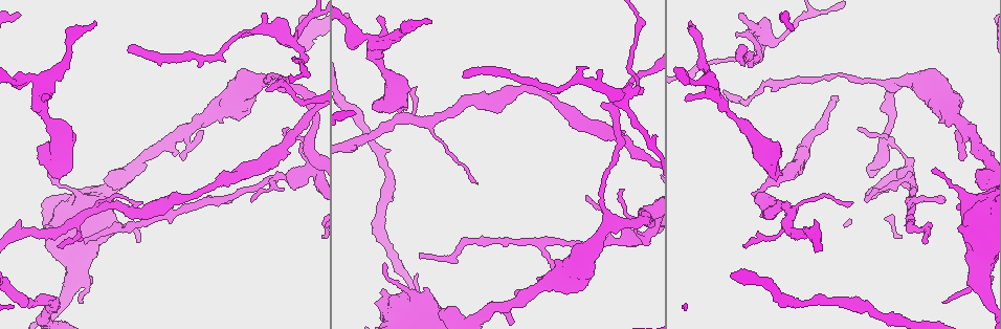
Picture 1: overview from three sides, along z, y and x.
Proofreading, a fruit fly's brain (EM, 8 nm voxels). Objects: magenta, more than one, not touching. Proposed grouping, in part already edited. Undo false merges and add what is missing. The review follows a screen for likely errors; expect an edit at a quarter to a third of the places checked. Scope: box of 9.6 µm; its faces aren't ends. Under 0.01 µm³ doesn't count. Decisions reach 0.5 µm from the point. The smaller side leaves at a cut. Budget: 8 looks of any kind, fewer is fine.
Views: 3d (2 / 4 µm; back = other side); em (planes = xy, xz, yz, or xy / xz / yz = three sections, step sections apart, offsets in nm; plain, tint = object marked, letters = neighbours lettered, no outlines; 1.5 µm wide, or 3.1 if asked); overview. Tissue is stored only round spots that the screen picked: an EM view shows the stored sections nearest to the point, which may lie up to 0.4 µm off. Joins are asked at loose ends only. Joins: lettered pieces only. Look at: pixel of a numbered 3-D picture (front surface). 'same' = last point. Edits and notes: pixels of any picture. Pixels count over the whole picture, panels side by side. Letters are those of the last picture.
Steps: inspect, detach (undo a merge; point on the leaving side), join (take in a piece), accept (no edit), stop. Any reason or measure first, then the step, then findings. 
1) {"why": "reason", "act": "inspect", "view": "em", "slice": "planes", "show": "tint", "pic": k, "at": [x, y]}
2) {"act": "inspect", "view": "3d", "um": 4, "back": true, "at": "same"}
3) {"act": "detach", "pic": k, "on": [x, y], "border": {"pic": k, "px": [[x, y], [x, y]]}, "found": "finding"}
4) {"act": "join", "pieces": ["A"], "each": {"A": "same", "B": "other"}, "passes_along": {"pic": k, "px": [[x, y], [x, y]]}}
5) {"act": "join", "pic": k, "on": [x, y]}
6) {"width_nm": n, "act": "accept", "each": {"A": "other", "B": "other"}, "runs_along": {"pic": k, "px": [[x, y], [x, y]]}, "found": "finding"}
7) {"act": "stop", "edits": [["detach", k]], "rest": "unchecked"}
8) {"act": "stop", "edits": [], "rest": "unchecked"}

{"why": "free end", "act": "inspect", "view": "3d", "um": 4, "back": true, "pic": 1, "at": [865, 199]}

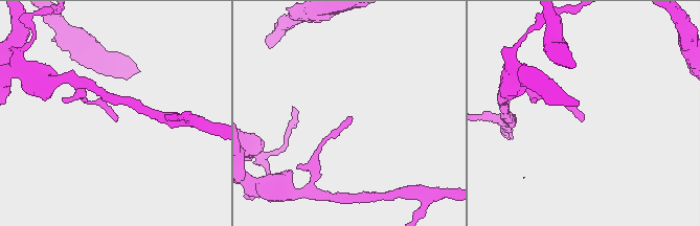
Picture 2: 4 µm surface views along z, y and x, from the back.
{"act": "inspect", "view": "em", "slice": "planes", "show": "letters", "pic": 2, "at": [349, 117]}

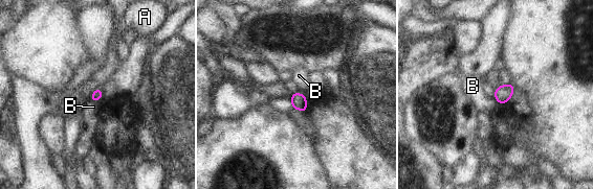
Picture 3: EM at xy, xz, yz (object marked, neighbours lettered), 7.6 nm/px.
{"act": "accept", "each": {"A": "other", "B": "other"}, "border": {"pic": 3, "px": [[102, 98], [91, 102]]}, "found": "no lettered piece goes on from it"}

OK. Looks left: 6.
{"why": "three arms meet", "act": "inspect", "view": "em", "slice": "yz", "step": 4, "show": "letters", "pic": 1, "at": [308, 136]}

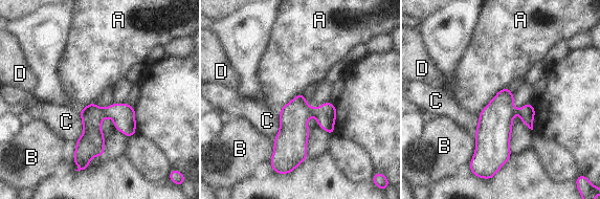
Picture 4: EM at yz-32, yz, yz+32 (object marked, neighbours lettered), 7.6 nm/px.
{"width_nm": 150, "act": "detach", "pic": 4, "on": [124, 115], "each": {"A": "other", "B": "other", "C": "other", "D": "other"}, "border": {"pic": 4, "px": [[103, 109], [106, 115]]}, "found": "two neurons meet here"}

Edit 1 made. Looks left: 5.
{"why": "redraw", "act": "inspect", "view": "overview"}

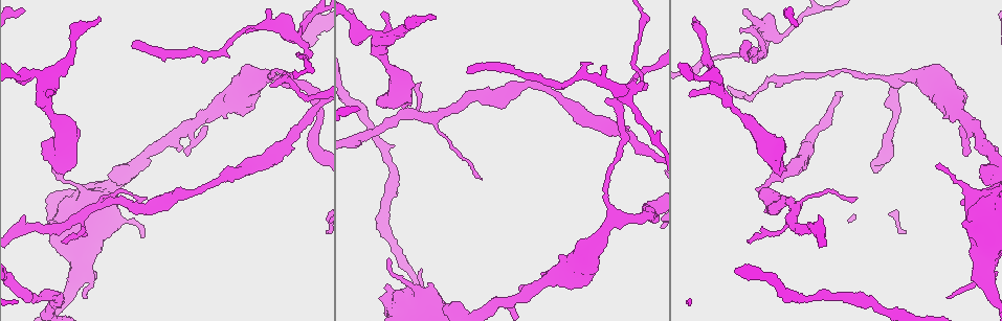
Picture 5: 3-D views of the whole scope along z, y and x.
{"why": "long arm stops here", "act": "inspect", "view": "em", "slice": "yz", "step": 4, "show": "tint", "pic": 5, "at": [694, 18]}

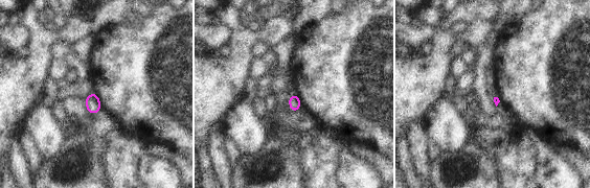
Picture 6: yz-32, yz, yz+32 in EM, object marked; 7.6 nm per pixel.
{"act": "inspect", "view": "em", "slice": "planes", "show": "letters", "at": "same"}

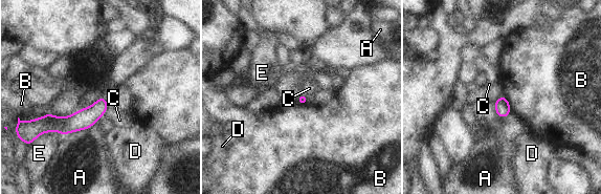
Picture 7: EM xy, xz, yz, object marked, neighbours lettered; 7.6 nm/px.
{"act": "accept", "each": {"A": "other", "B": "other", "C": "other", "D": "other", "E": "other"}, "border": {"pic": 7, "px": [[504, 94], [511, 110]]}, "found": "none of them fits"}

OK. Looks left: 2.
{"why": "free end", "act": "inspect", "view": "3d", "um": 2, "pic": 5, "at": [134, 46]}

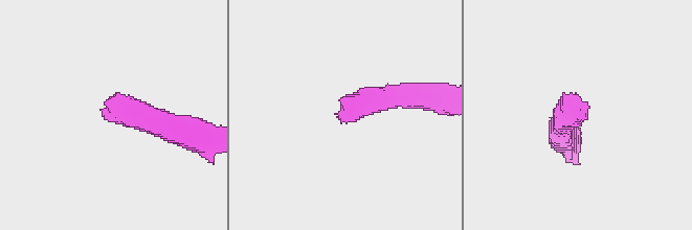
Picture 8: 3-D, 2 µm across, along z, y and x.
{"why": "now the EM", "act": "inspect", "view": "em", "slice": "planes", "show": "letters", "pic": 8, "at": [581, 122]}

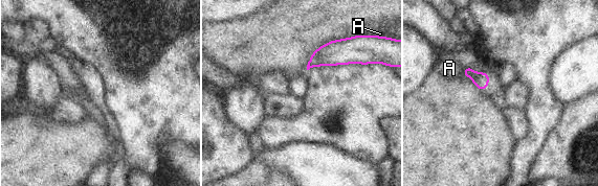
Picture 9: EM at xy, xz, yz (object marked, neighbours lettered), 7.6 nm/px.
{"act": "accept", "each": {"A": "other"}, "border": {"pic": 9, "px": [[462, 69], [463, 74]]}, "found": "none of them fits"}

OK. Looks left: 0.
{"act": "stop", "edits": [["detach", 4]], "rest": "unchecked"}

